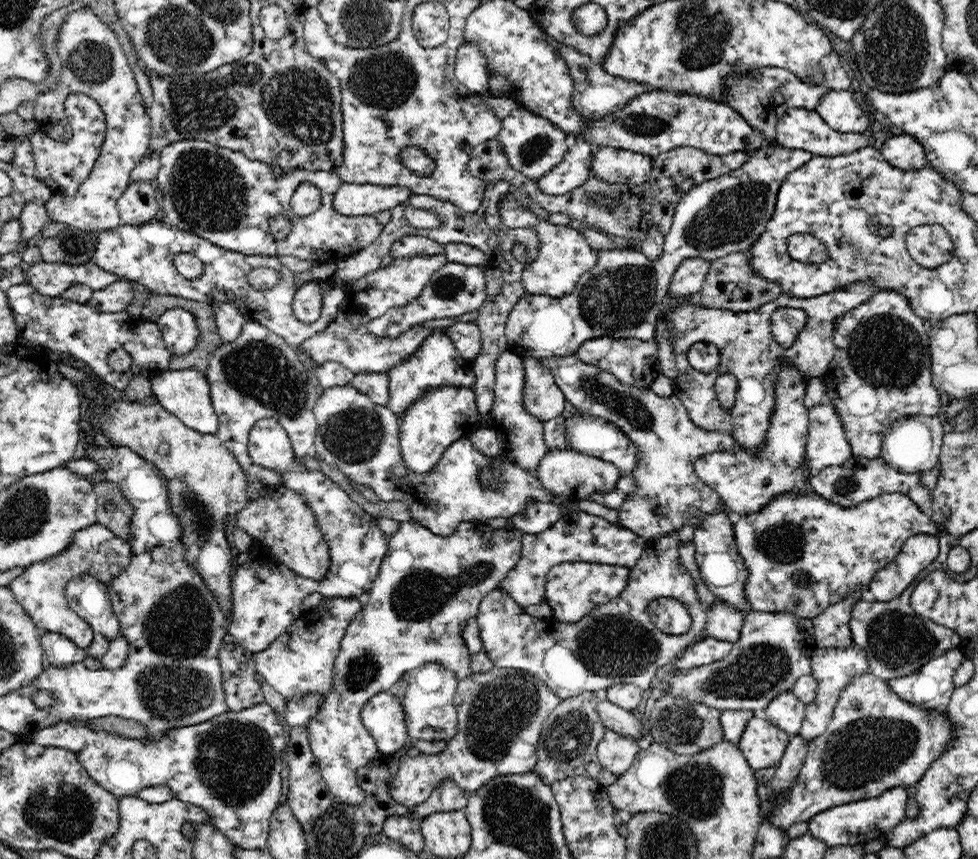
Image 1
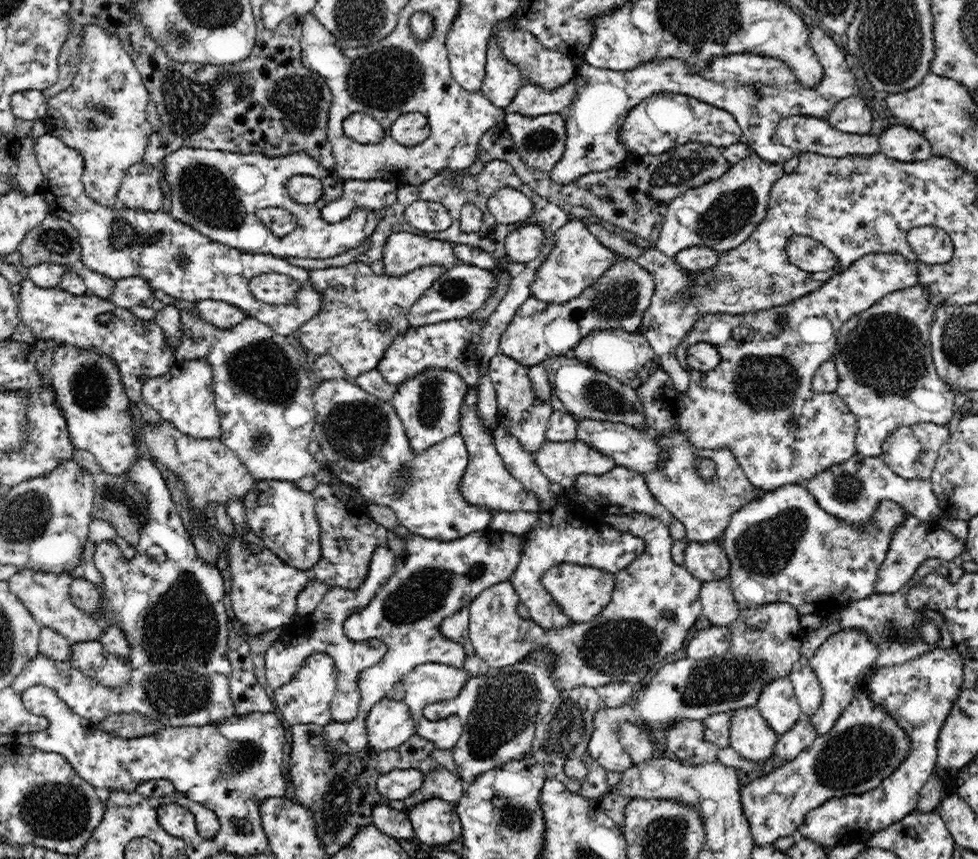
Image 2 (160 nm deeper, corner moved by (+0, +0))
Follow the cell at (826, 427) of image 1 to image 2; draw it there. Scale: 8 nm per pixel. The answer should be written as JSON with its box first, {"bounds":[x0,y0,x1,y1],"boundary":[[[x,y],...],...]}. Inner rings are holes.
{"bounds":[676,255,919,493],"boundary":[[[866,255],[836,273],[818,290],[792,300],[790,304],[756,312],[700,316],[676,350],[678,363],[690,375],[688,389],[680,400],[681,432],[696,448],[730,448],[749,482],[764,493],[788,484],[805,485],[815,474],[848,460],[856,454],[856,416],[838,394],[817,394],[812,389],[814,376],[822,364],[834,359],[838,332],[846,320],[890,292],[917,285],[919,276],[918,263],[908,261],[902,255]],[[698,342],[713,344],[718,349],[722,362],[716,370],[700,372],[688,365],[688,348]]]}

